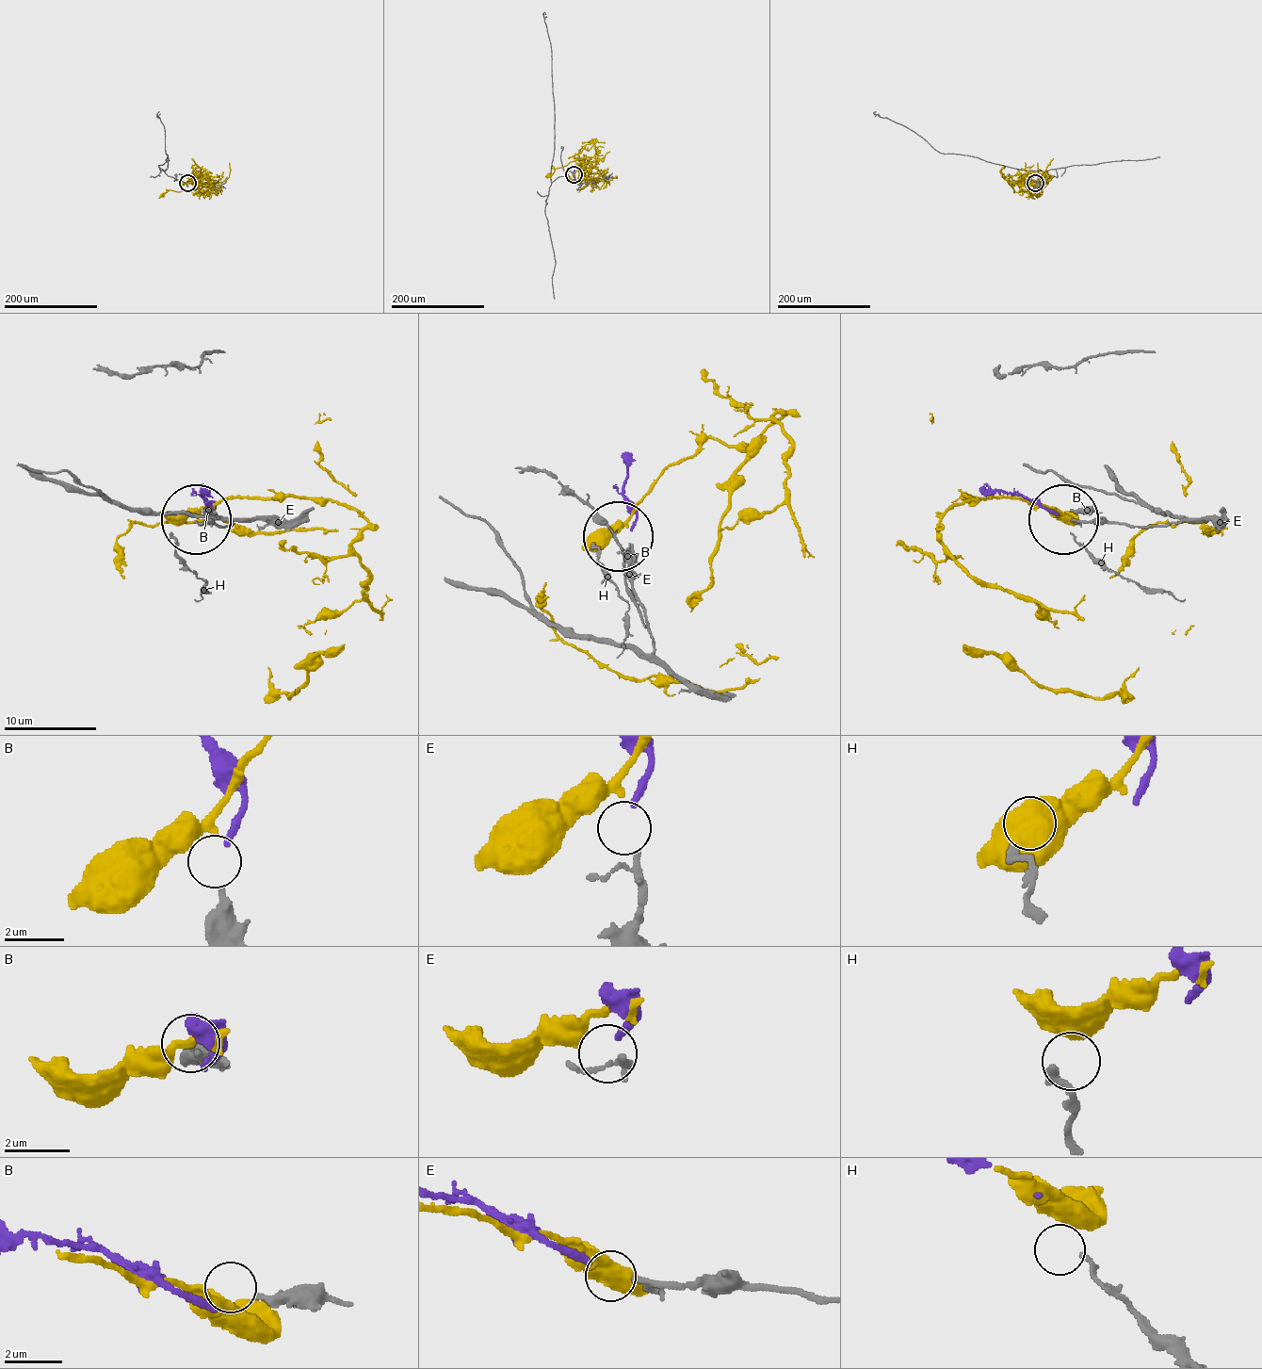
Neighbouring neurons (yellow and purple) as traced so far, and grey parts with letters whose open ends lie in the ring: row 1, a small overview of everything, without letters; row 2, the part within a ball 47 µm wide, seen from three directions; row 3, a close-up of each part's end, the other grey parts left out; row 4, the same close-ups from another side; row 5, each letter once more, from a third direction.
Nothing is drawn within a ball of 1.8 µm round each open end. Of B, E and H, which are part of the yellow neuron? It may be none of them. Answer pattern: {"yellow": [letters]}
{"yellow": ["B"]}

